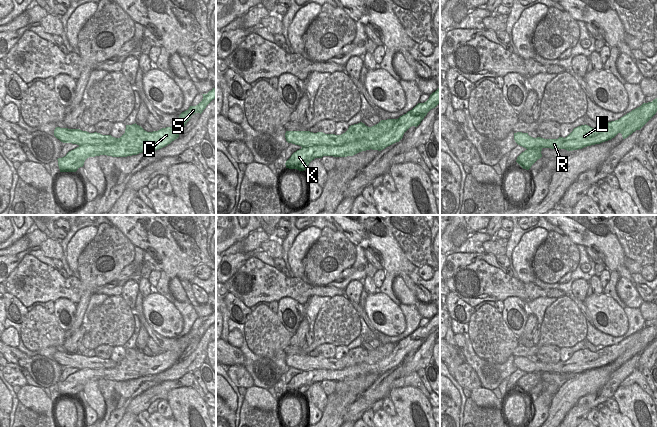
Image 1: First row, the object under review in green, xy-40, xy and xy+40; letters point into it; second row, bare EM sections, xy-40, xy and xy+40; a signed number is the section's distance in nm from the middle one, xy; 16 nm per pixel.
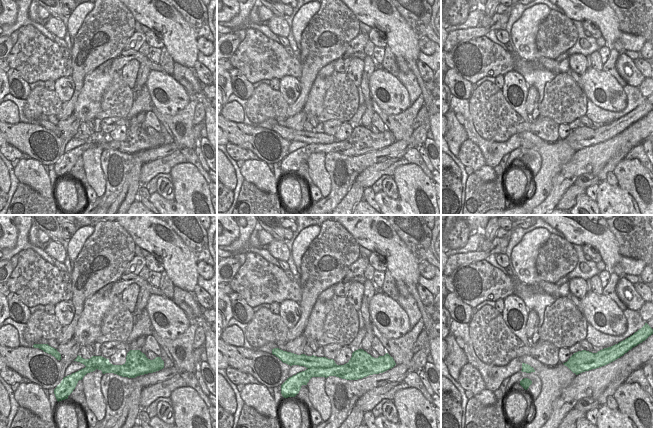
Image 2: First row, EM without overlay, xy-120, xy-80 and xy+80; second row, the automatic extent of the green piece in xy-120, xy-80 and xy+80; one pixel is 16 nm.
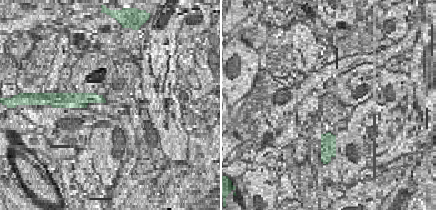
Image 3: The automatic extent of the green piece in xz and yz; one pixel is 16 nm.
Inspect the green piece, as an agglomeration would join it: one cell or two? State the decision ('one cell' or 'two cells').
two cells

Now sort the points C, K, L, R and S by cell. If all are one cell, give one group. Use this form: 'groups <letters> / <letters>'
groups C K S / L R

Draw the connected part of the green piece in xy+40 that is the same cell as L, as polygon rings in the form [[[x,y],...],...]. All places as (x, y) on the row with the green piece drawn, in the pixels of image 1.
[[[640,107],[632,110],[618,120],[599,123],[597,127],[588,127],[587,131],[573,129],[565,138],[544,139],[533,138],[528,133],[514,133],[515,142],[526,148],[551,148],[551,149],[582,149],[581,142],[589,142],[591,145],[600,144],[611,140],[620,133],[629,123],[633,122],[640,113]]]

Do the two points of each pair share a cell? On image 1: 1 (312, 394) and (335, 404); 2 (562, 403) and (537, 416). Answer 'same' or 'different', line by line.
1: different
2: different

